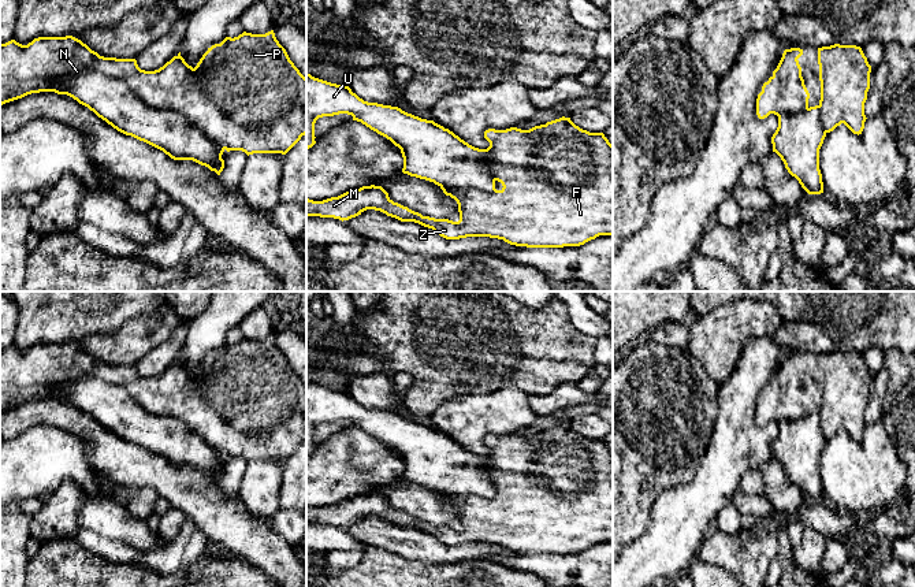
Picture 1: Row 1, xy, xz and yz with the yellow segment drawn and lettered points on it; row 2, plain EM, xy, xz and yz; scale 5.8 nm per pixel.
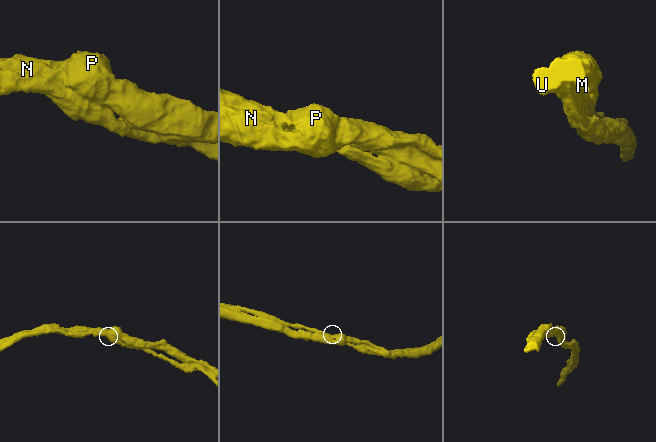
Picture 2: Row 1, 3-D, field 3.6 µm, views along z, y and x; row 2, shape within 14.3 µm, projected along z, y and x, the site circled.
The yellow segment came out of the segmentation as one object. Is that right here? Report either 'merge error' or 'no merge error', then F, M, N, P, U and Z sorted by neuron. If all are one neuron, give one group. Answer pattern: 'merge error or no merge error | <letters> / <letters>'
no merge error | F M N P U Z

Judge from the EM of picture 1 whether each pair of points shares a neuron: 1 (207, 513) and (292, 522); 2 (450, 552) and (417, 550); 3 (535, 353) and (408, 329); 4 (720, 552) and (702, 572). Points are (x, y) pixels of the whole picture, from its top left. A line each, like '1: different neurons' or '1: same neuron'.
1: different neurons
2: same neuron
3: same neuron
4: different neurons

